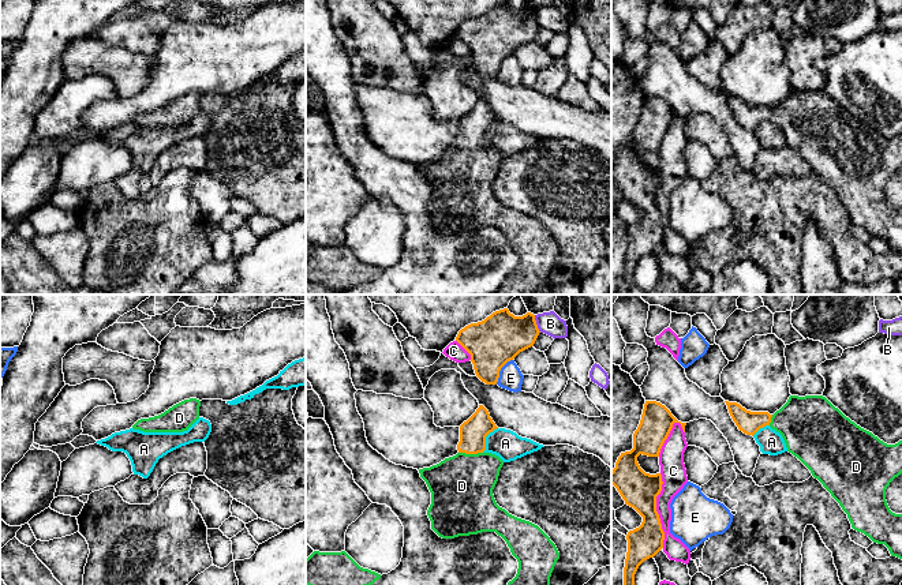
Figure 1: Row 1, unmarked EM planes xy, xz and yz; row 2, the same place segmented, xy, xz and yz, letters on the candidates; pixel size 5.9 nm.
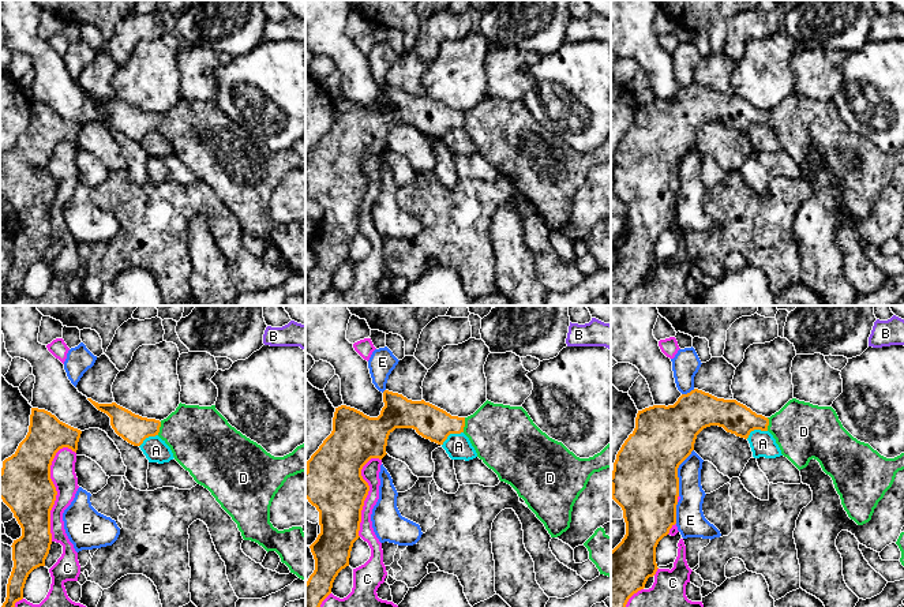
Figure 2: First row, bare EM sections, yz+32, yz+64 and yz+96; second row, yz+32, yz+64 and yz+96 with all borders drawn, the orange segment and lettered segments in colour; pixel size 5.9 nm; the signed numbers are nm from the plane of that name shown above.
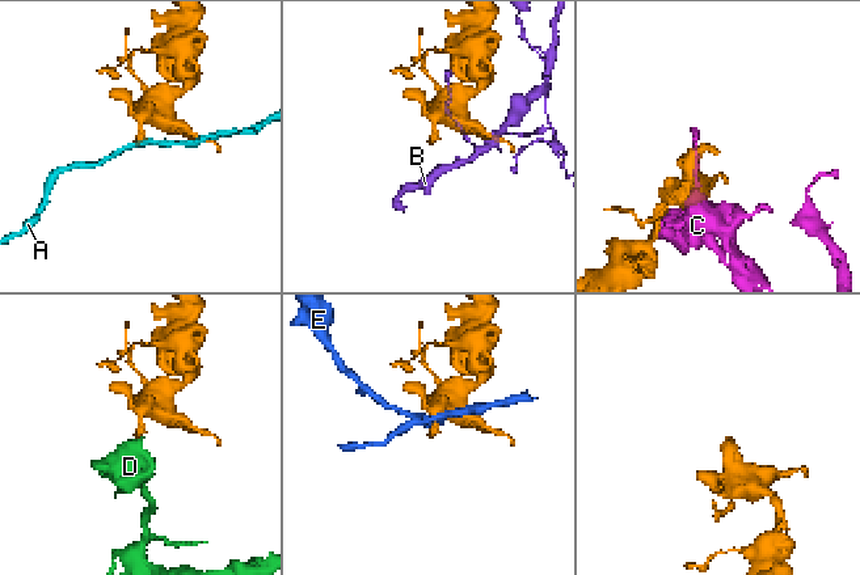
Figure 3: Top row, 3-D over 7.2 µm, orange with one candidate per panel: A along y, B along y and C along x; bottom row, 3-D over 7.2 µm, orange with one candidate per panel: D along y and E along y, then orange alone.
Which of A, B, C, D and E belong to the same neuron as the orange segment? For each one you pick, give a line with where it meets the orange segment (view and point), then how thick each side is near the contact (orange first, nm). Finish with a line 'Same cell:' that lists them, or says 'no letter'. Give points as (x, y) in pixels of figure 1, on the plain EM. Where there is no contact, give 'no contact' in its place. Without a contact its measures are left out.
D: meets orange in xz at (471, 147); 160 nm thick on the orange side, 360 nm on the other
Same cell: D

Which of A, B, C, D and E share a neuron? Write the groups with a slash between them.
A / B / C / D / E

